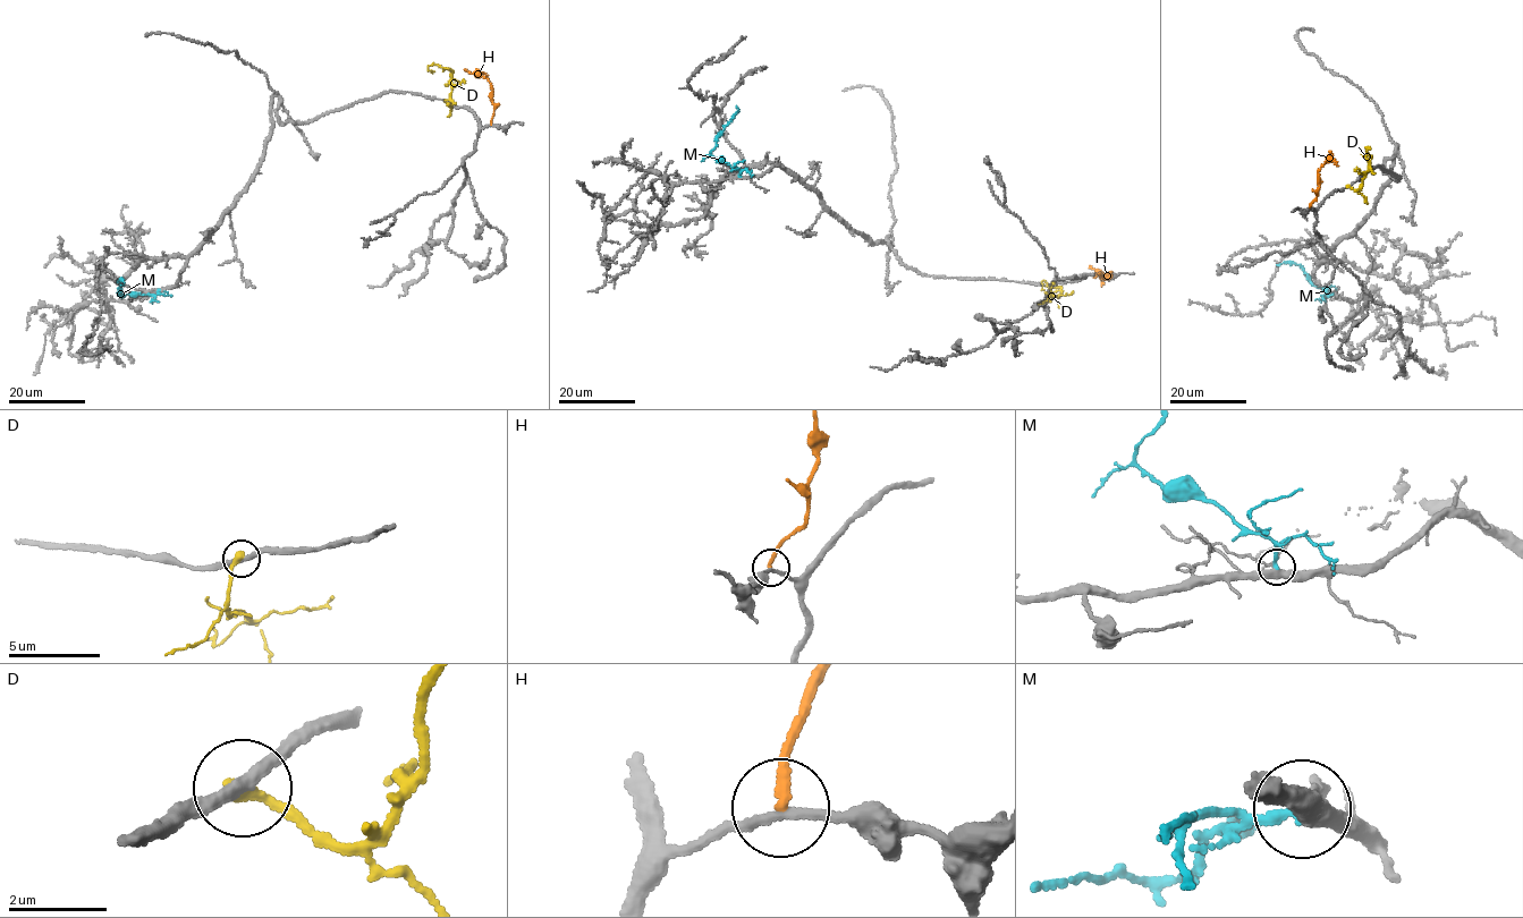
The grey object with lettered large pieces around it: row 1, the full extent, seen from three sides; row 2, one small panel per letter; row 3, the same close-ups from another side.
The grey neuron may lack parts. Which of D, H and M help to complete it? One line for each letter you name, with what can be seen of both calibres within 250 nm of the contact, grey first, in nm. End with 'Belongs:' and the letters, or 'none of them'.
Belongs: none of them

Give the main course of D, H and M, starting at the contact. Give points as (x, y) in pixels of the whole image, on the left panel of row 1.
D: (449, 104), (450, 69), (433, 64), (428, 67), (434, 71)
H: (490, 125), (495, 111), (491, 86), (482, 76), (464, 69)
M: (159, 290), (155, 295), (121, 296), (120, 279), (124, 283), (121, 286)

